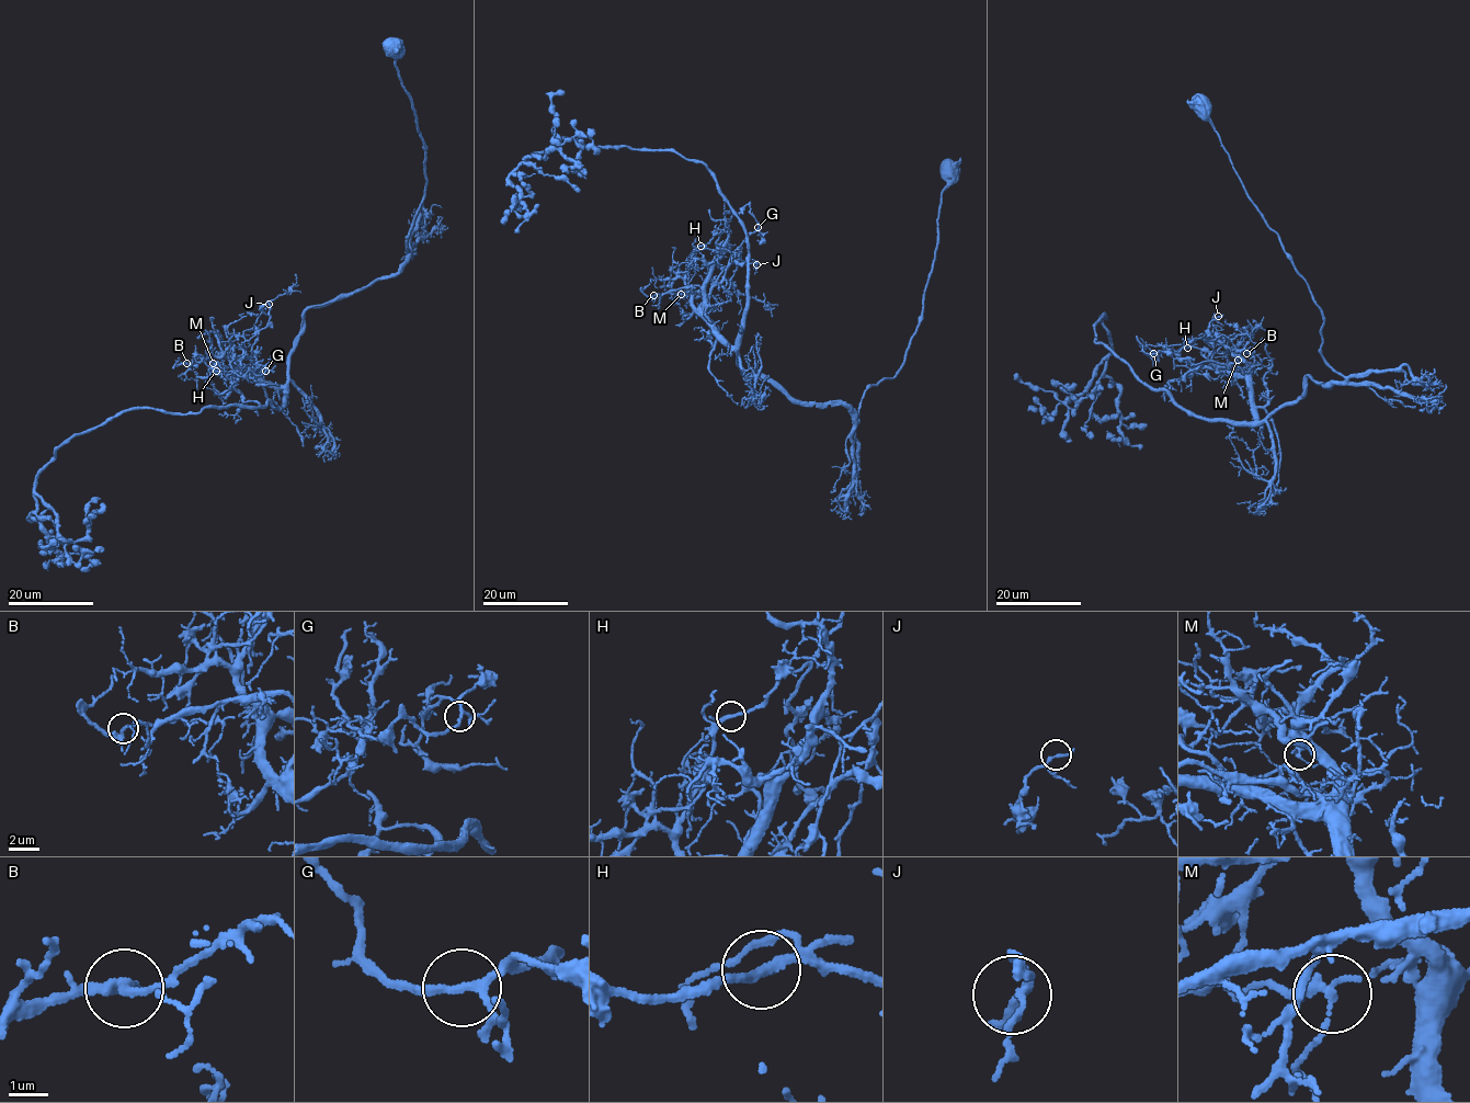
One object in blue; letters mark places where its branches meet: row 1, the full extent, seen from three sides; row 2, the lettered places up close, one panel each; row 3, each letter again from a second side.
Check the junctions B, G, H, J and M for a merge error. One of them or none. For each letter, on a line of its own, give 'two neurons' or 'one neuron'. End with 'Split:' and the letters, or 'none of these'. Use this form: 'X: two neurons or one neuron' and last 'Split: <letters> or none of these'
B: one neuron
G: one neuron
H: one neuron
J: one neuron
M: two neurons
Split: M

